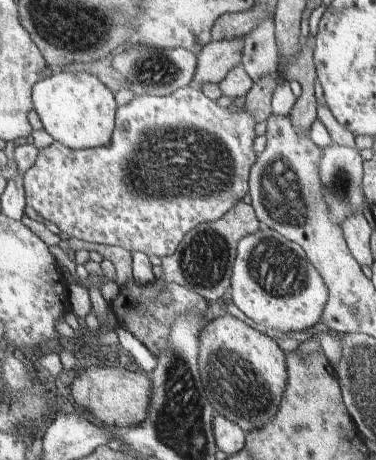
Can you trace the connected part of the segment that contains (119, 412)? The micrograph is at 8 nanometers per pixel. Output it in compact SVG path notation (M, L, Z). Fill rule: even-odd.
M91 367L73 380L70 399L89 417L105 426L137 427L147 420L154 395L154 382L144 372L121 367Z

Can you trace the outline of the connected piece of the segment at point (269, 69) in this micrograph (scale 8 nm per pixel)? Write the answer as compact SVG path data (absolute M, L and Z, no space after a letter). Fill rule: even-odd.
M269 19L244 38L243 66L255 82L278 72L280 50L276 41L276 22Z

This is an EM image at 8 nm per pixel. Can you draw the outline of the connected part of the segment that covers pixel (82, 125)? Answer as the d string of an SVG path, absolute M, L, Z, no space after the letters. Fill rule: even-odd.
M57 71L34 86L33 100L43 128L55 141L73 150L109 146L112 141L119 107L115 93L97 74L87 71Z

